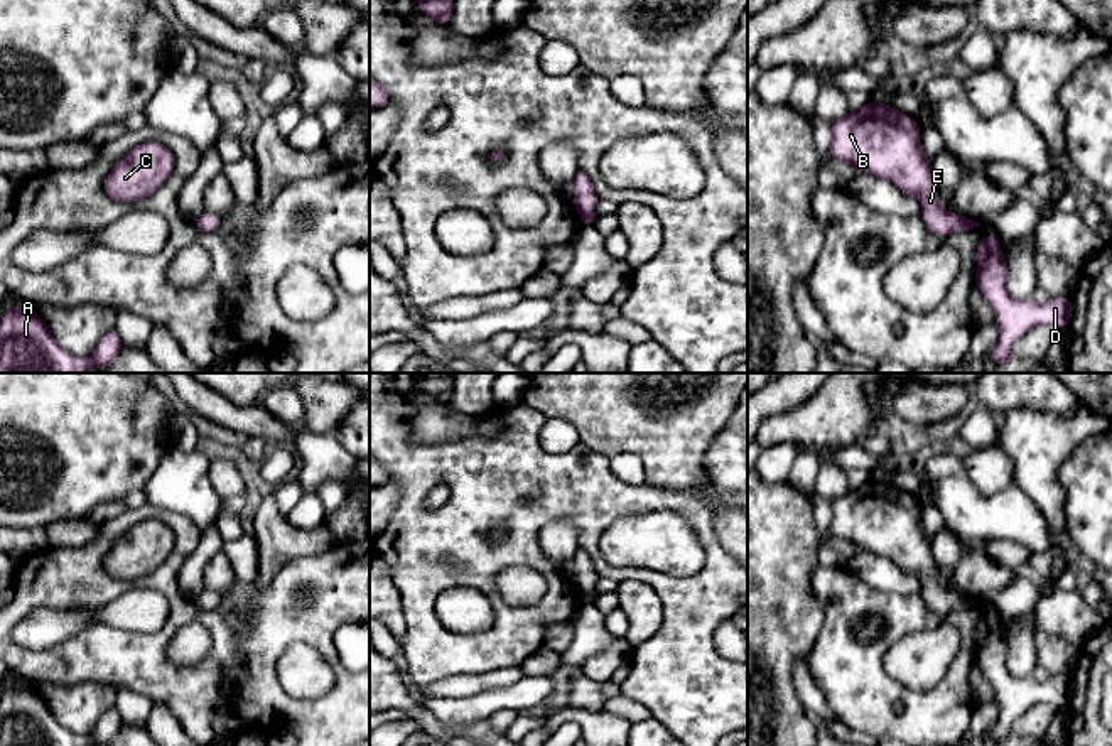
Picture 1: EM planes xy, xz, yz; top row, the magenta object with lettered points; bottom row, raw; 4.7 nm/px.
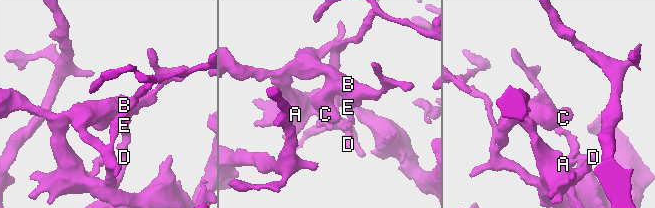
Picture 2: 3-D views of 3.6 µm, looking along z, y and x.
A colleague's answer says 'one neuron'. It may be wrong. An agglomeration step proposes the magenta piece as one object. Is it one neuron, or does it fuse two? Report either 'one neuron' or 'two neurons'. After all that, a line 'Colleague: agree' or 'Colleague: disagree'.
one neuron
Colleague: agree

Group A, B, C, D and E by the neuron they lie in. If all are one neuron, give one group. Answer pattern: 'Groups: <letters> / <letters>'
Groups: A B C D E

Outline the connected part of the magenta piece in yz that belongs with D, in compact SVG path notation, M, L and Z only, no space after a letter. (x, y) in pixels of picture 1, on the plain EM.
M984 613L977 619L975 635L975 663L996 689L1001 705L1001 714L992 726L992 741L997 744L1014 741L1012 724L1031 705L1051 702L1056 709L1063 707L1073 689L1072 675L1051 675L1048 682L1036 682L1033 677L1012 677L1007 672L1007 643L1001 633L1001 623L999 616Z

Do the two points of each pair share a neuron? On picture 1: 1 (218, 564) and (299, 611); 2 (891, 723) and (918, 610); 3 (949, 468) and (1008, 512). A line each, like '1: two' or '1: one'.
1: two
2: one
3: one

